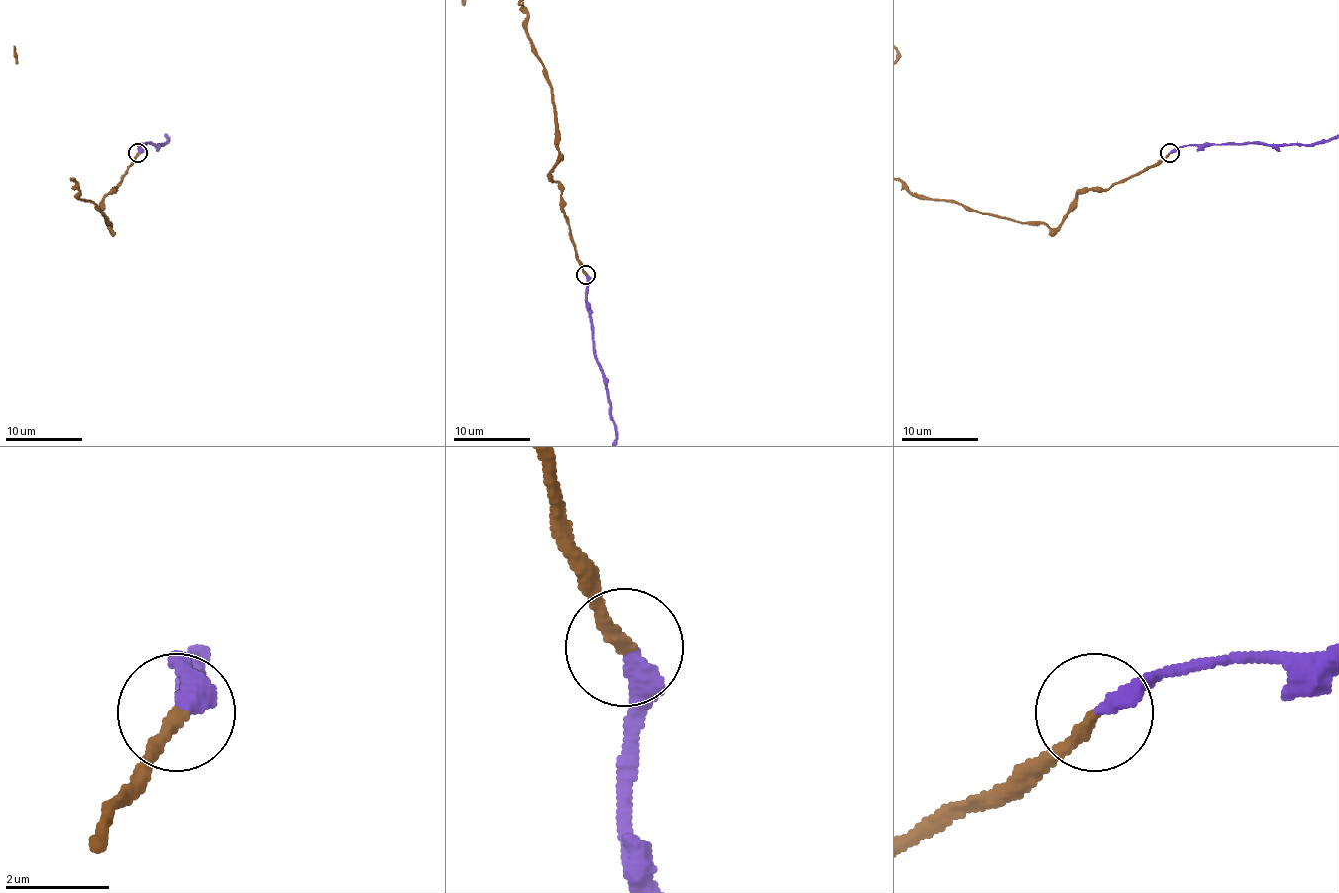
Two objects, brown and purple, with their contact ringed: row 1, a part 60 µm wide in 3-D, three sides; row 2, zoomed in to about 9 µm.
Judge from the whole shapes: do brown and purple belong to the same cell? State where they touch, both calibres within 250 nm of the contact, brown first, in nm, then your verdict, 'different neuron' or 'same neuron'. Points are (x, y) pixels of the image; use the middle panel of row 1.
at (586, 274); 240 nm thick on the brown side, 360 nm on the other; same neuron

